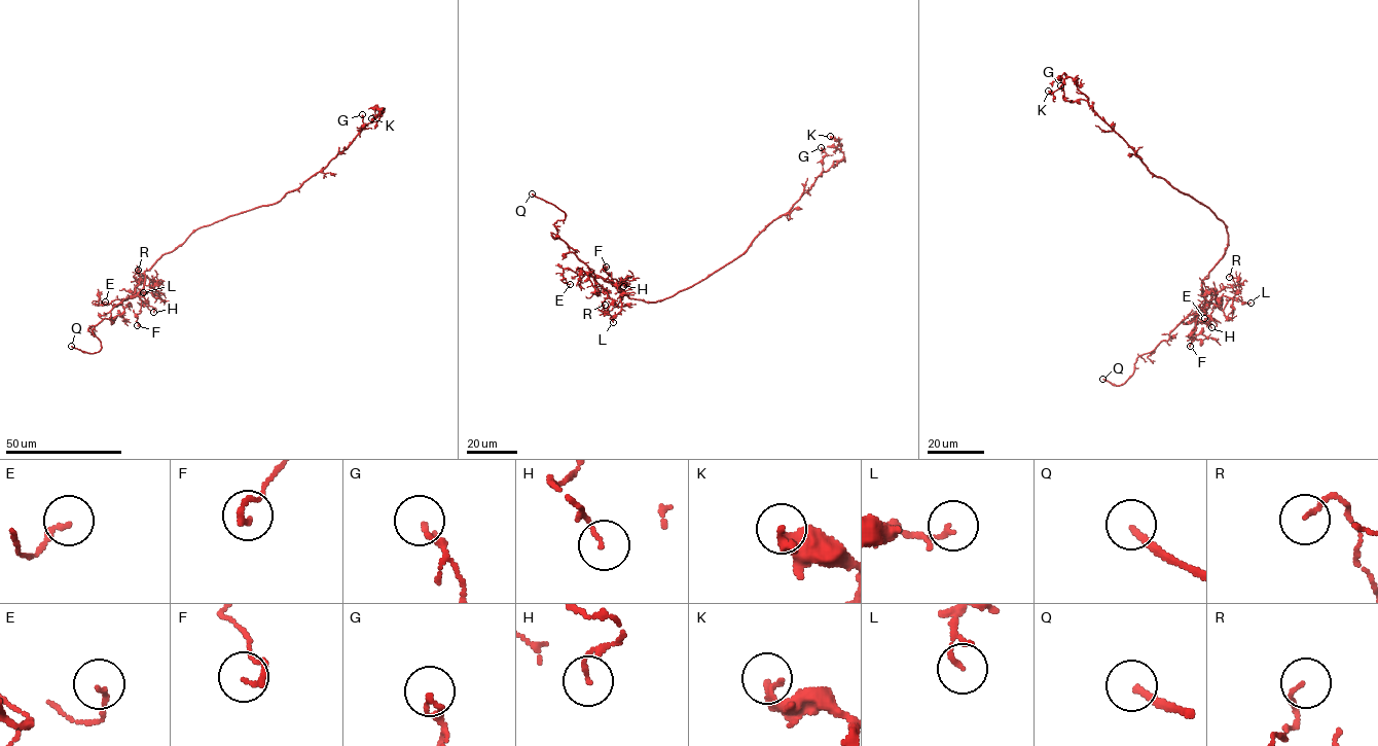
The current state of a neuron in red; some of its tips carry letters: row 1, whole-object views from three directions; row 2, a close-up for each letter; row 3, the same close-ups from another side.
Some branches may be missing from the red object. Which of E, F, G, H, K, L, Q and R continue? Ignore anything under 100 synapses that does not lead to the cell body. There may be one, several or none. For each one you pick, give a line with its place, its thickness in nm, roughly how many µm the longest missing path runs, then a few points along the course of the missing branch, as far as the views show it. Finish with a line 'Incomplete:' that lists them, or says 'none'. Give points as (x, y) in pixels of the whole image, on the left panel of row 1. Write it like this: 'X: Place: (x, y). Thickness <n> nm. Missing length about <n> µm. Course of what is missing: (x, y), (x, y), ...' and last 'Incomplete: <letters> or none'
Q: Place: (71, 346). Thickness 200 nm. Missing length about 25 µm. Course of what is missing: (71, 346), (43, 343), (37, 350), (25, 351)
Incomplete: Q

